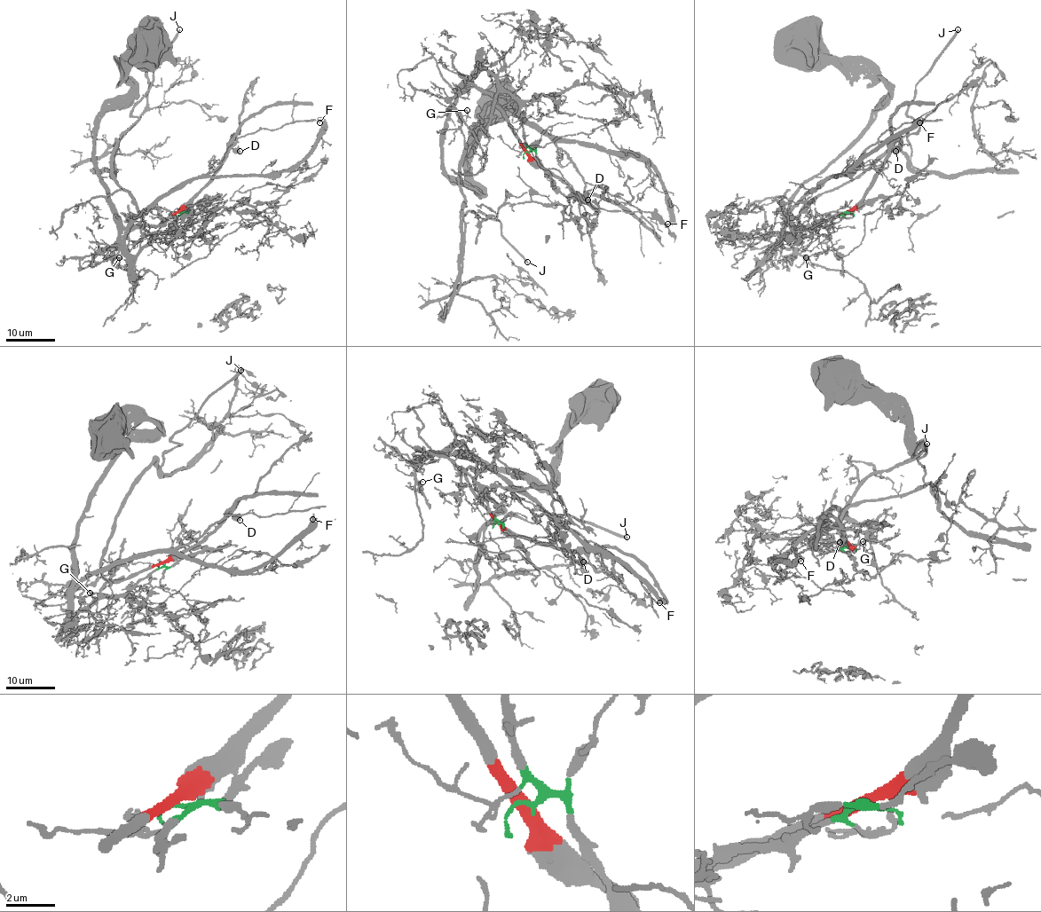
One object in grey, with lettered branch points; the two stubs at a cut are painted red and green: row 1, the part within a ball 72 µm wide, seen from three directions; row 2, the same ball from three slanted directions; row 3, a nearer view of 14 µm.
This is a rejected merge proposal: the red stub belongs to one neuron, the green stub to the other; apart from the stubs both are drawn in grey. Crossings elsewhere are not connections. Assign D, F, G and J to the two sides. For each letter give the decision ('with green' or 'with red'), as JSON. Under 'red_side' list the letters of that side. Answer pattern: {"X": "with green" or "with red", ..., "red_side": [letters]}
{"D": "with red", "F": "with green", "G": "with green", "J": "with red", "red_side": ["D", "J"]}

